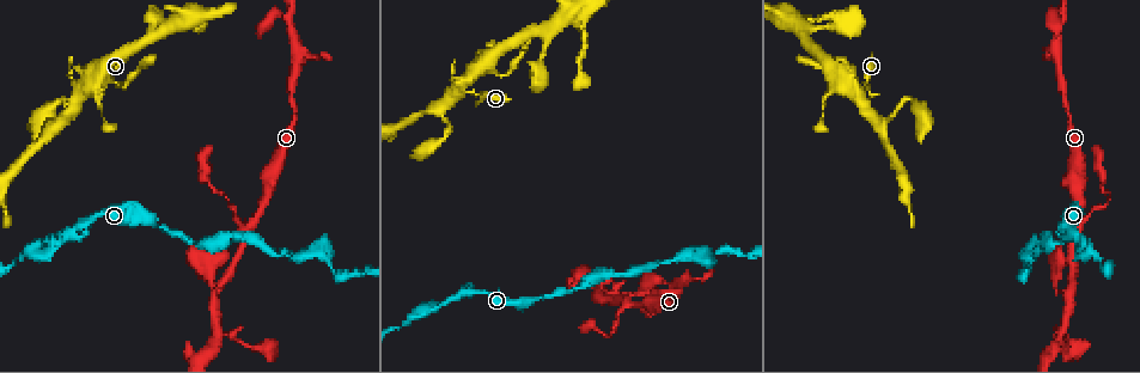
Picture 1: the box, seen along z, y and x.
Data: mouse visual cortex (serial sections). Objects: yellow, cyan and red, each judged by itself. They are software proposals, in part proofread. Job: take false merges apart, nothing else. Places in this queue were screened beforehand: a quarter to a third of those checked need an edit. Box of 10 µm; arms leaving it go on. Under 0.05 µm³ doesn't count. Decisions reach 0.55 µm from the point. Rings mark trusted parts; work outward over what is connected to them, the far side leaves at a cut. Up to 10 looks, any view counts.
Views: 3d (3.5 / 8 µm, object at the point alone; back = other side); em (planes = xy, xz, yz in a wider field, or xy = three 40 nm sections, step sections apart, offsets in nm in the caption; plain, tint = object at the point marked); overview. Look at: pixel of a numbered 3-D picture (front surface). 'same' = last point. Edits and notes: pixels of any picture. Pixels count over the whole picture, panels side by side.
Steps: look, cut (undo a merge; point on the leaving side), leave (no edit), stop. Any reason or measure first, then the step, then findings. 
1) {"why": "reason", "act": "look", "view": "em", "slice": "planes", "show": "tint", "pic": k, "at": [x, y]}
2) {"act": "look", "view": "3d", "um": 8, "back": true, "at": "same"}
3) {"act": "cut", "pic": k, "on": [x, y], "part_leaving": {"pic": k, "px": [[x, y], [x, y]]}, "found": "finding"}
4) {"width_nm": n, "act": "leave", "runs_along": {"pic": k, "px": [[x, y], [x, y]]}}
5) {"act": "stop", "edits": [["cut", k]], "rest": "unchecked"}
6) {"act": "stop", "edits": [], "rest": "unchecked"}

{"why": "abrupt turn", "act": "look", "view": "3d", "um": 3.5, "pic": 1, "at": [879, 124]}

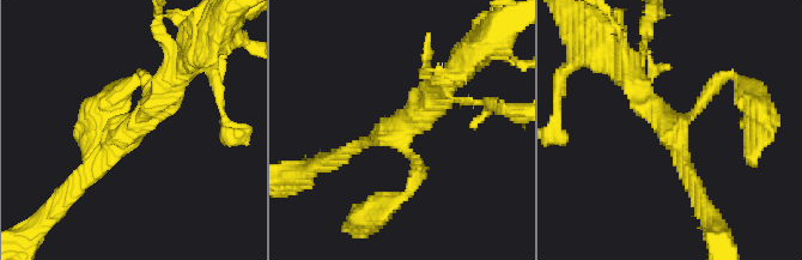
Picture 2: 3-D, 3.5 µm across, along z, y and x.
{"why": "need the tissue", "act": "look", "view": "em", "slice": "xy", "step": 2, "show": "tint", "pic": 2, "at": [670, 129]}

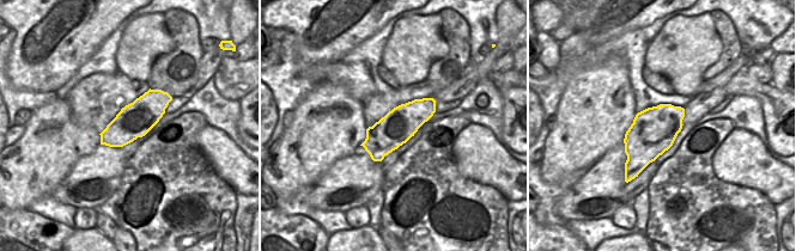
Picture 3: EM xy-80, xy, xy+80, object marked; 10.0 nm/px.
{"why": "another direction", "act": "look", "view": "em", "slice": "xy", "step": 5, "show": "tint", "at": "same"}

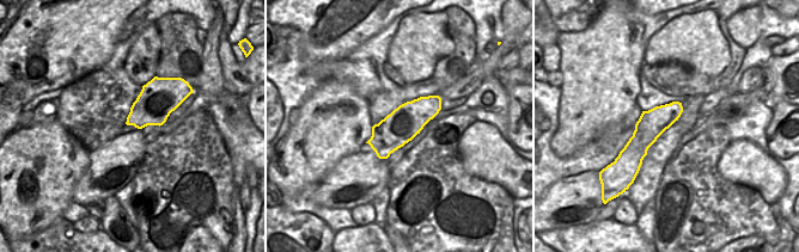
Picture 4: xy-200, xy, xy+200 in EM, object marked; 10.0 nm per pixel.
{"arms": 3, "act": "leave", "runs_along": {"pic": 2, "px": [[176, 73], [146, 118], [77, 183]]}, "found": "all the same cell"}

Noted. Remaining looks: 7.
{"why": "two arms in line, one across", "act": "look", "view": "3d", "um": 3.5, "pic": 1, "at": [670, 288]}

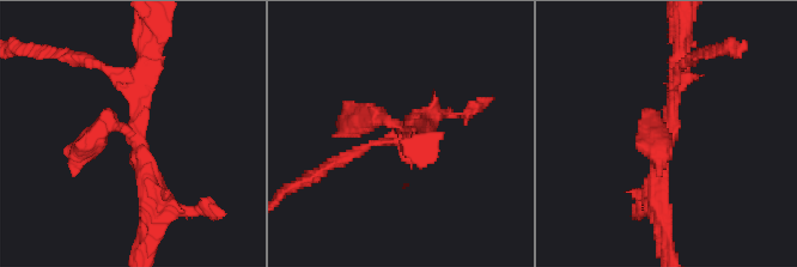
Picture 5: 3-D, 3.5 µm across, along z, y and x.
{"arms": 3, "arm_widths_nm": [200, 300, 350], "why": "now the EM", "act": "look", "view": "em", "slice": "xy", "step": 3, "show": "tint", "pic": 5, "at": [134, 137]}

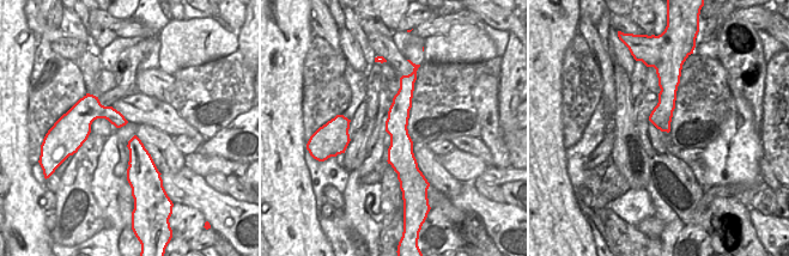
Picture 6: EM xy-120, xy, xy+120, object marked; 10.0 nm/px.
{"act": "leave", "found": "continuous, no second cell"}

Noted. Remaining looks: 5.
{"why": "arms part here", "act": "look", "view": "3d", "um": 3.5, "pic": 1, "at": [251, 229]}

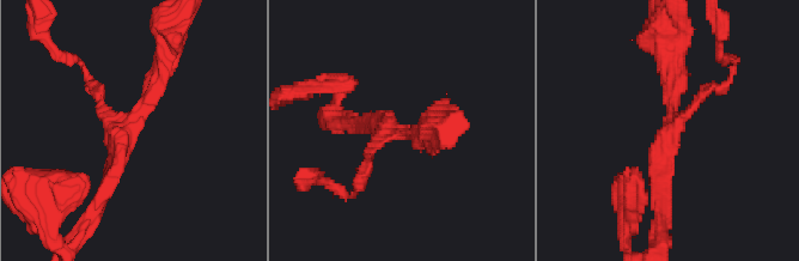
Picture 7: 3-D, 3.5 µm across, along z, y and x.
{"arms": 3, "arm_widths_nm": [150, 200, 200], "act": "look", "view": "em", "slice": "xy", "step": 1, "show": "tint", "pic": 7, "at": [132, 128]}

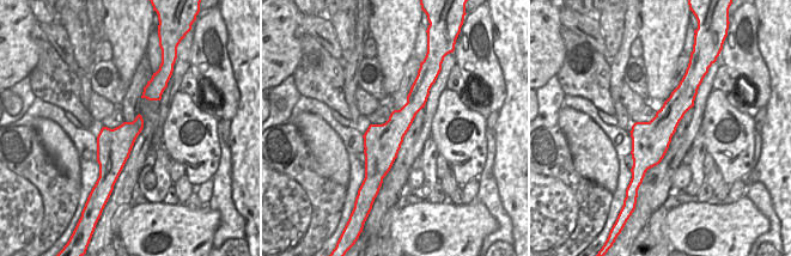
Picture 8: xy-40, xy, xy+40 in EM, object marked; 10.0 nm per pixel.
{"act": "leave", "found": "all the same cell"}

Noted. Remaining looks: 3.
{"why": "arms run side by side", "act": "look", "view": "3d", "um": 3.5, "pic": 1, "at": [218, 290]}

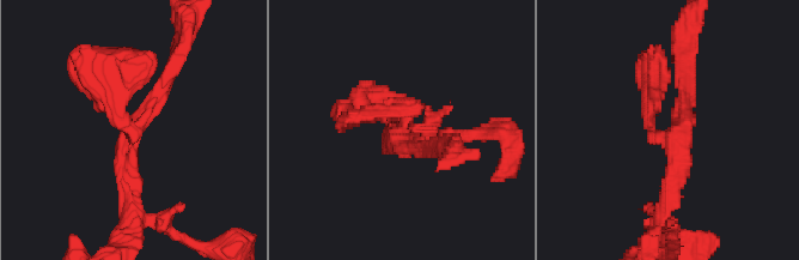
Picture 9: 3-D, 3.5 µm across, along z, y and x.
{"act": "leave", "runs_along": {"pic": 9, "px": [[175, 62], [123, 144], [128, 206]]}, "found": "all the same cell"}

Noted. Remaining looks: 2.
{"act": "stop", "edits": [], "rest": "unchecked"}

